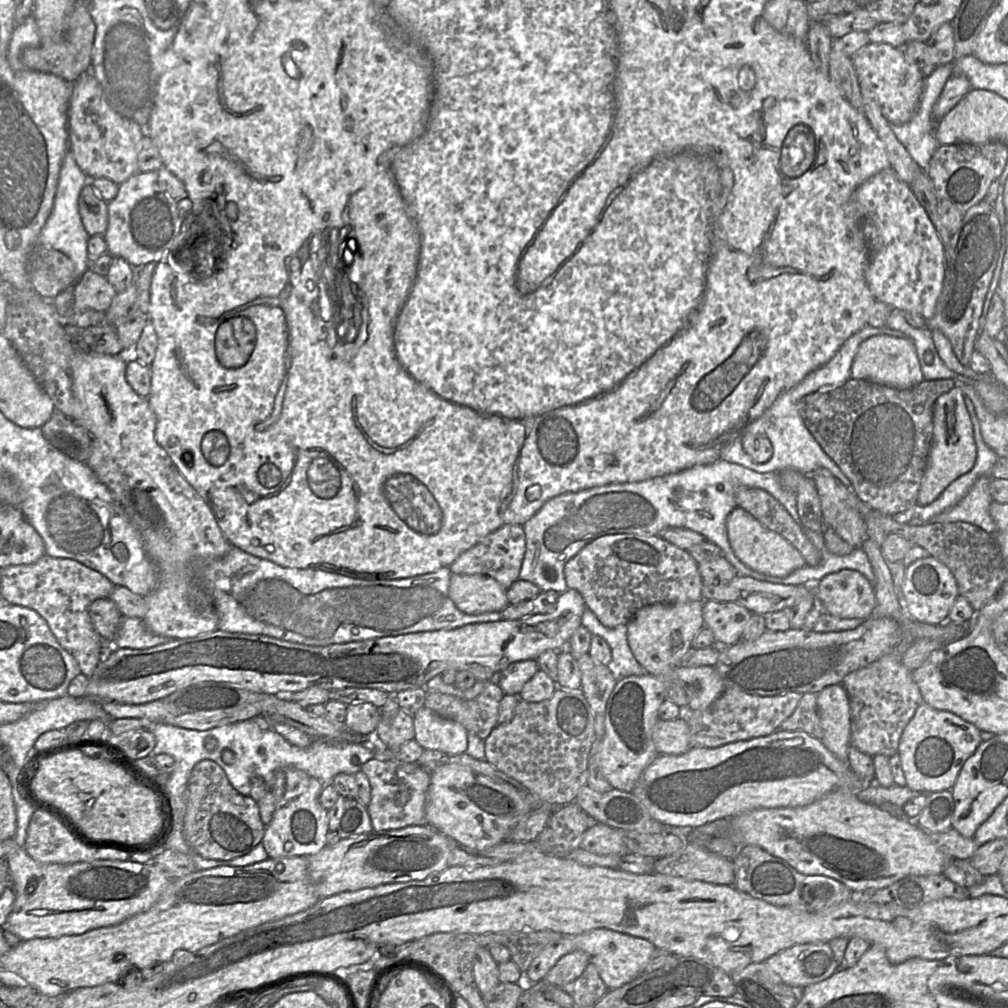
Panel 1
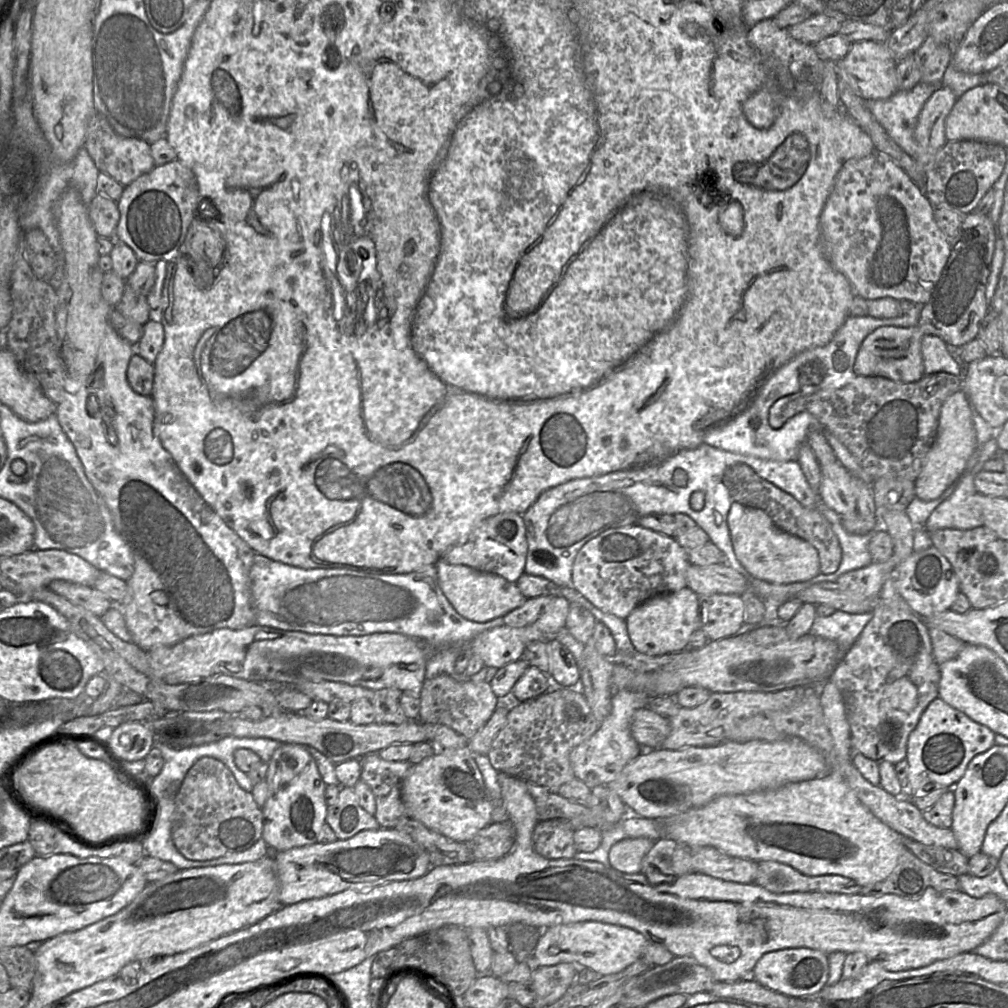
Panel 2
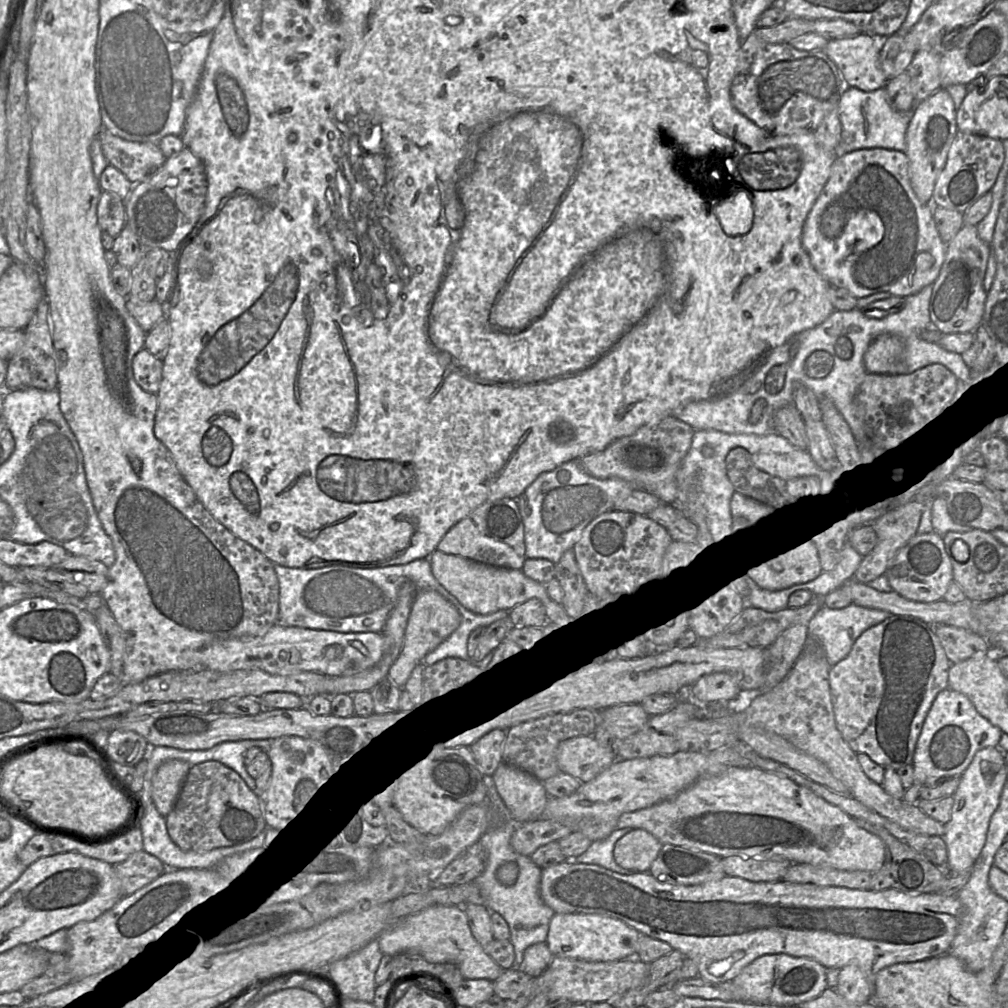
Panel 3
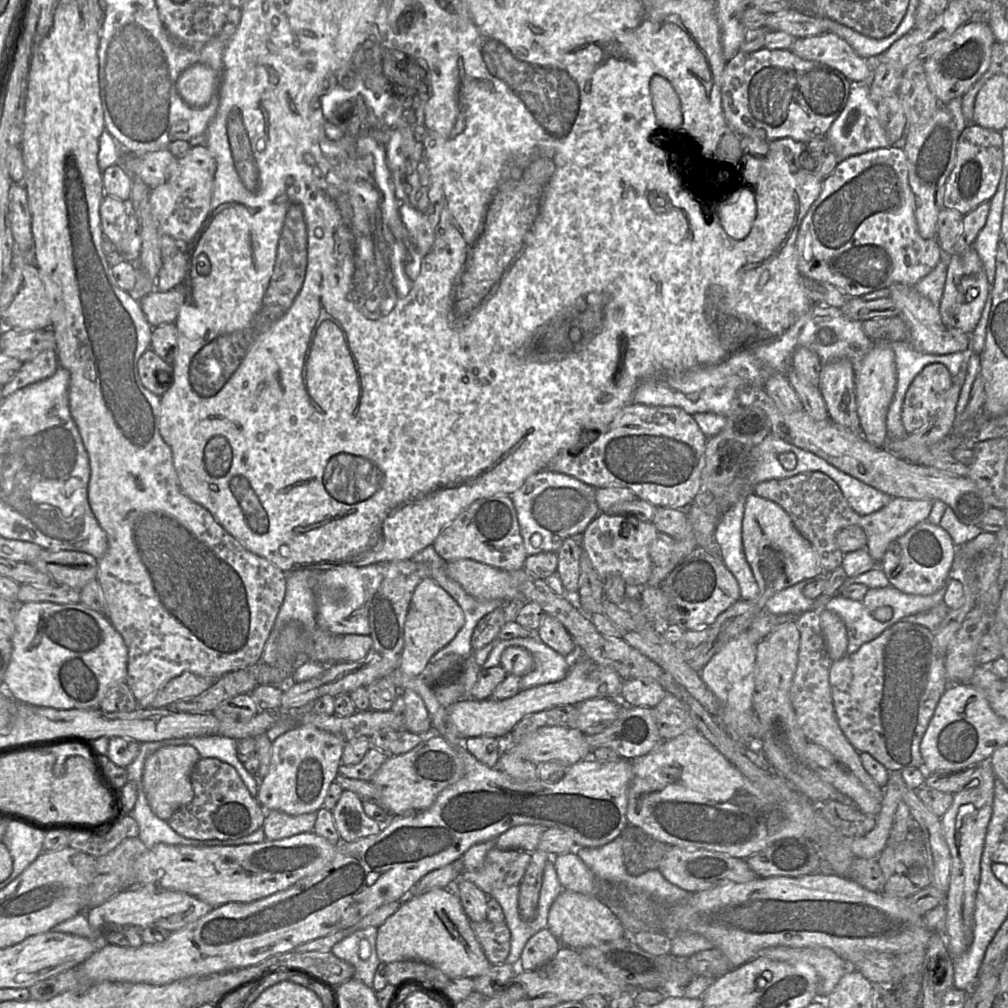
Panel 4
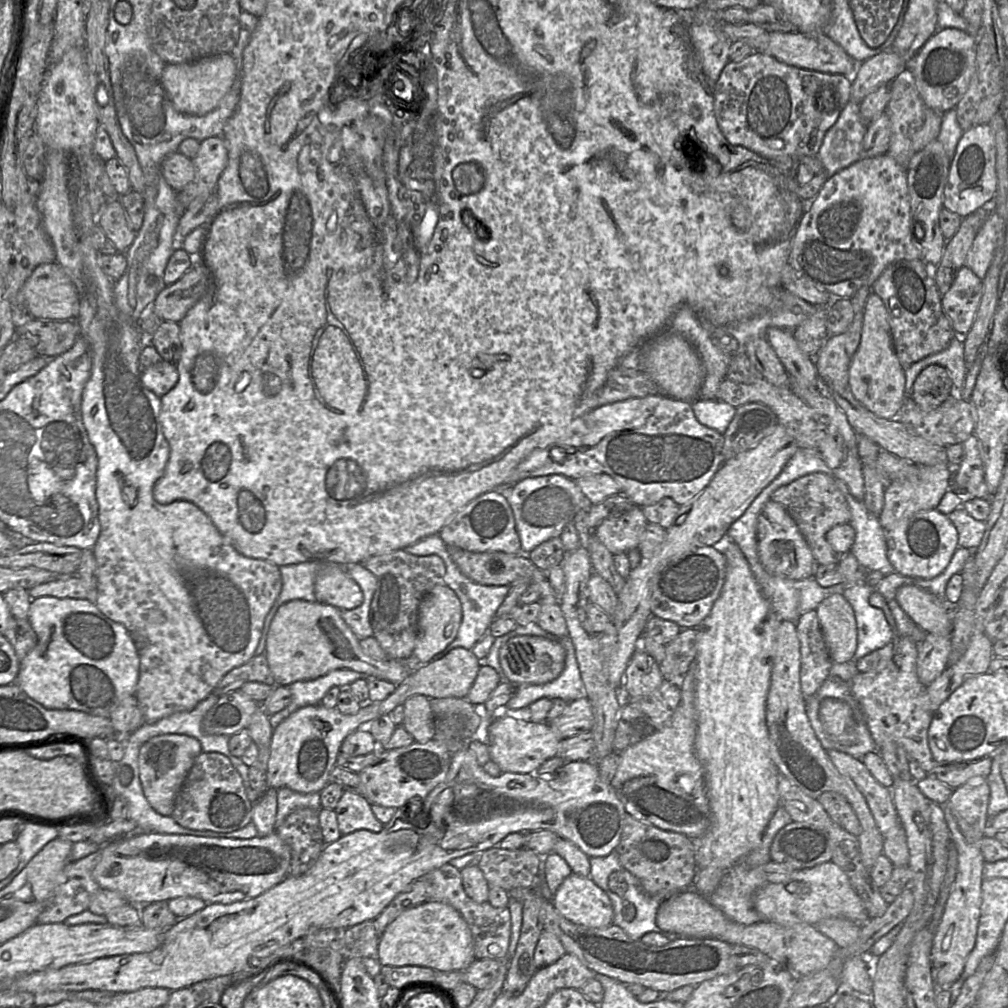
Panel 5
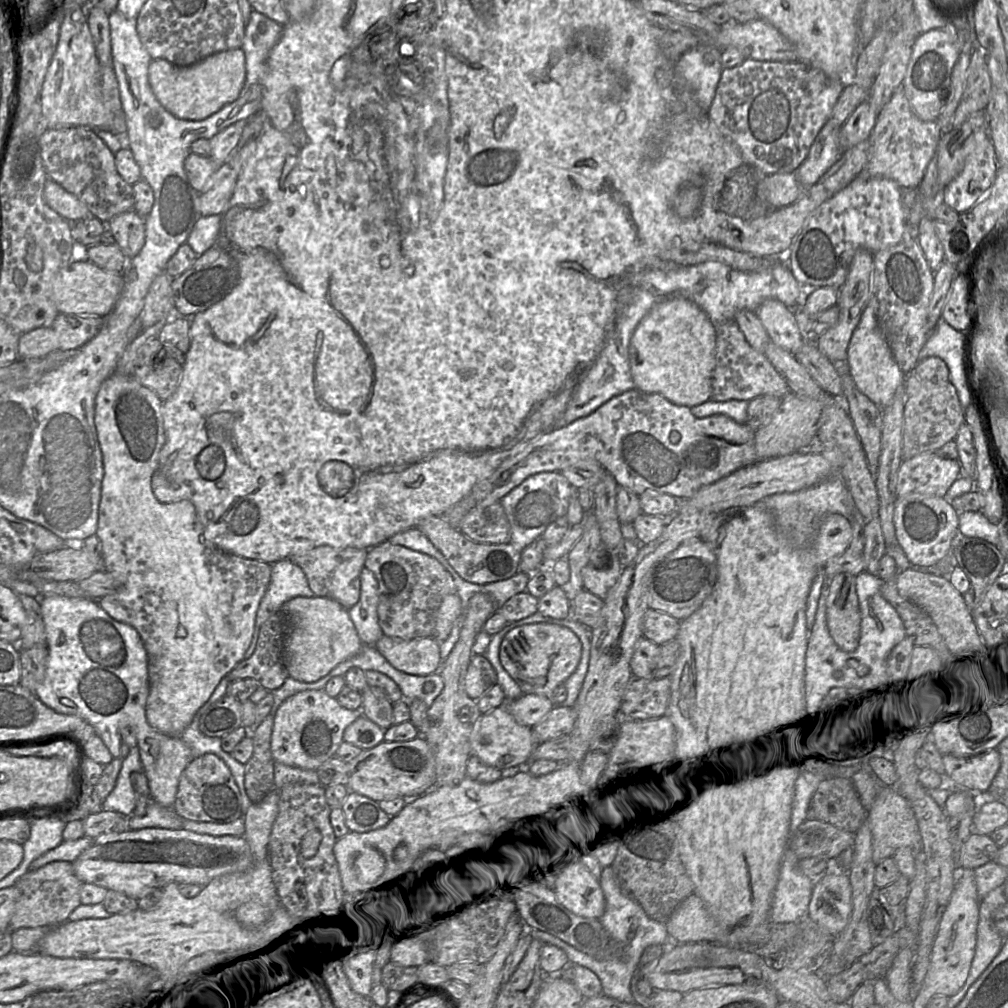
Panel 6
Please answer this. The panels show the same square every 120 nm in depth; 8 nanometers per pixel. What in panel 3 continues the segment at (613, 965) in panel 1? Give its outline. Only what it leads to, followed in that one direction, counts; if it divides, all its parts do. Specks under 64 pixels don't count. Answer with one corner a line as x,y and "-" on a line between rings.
554,913
545,943
554,956
591,962
635,958
640,932
621,920
598,914

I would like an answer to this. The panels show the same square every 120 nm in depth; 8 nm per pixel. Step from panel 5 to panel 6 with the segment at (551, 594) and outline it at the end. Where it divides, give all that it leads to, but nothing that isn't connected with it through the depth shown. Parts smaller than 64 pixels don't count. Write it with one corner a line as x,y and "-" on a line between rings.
442,516
426,517
414,528
418,528
427,536
459,576
467,582
474,584
498,582
514,576
519,571
521,552
510,543
475,542
466,537
459,529
451,526

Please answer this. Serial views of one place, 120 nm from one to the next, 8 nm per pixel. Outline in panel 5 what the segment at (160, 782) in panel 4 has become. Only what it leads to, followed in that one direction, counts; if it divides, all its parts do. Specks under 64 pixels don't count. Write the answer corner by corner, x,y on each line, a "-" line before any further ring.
163,734
150,738
139,750
138,771
143,793
151,807
162,816
171,816
176,797
195,758
202,752
199,741
183,734

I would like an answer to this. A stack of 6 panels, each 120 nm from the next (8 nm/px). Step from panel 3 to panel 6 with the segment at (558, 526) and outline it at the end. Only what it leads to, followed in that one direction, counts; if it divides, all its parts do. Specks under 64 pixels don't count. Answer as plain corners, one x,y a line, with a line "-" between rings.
540,472
526,478
499,502
510,525
510,541
518,551
522,551
540,537
547,526
558,517
567,514
569,500
574,487
560,472

